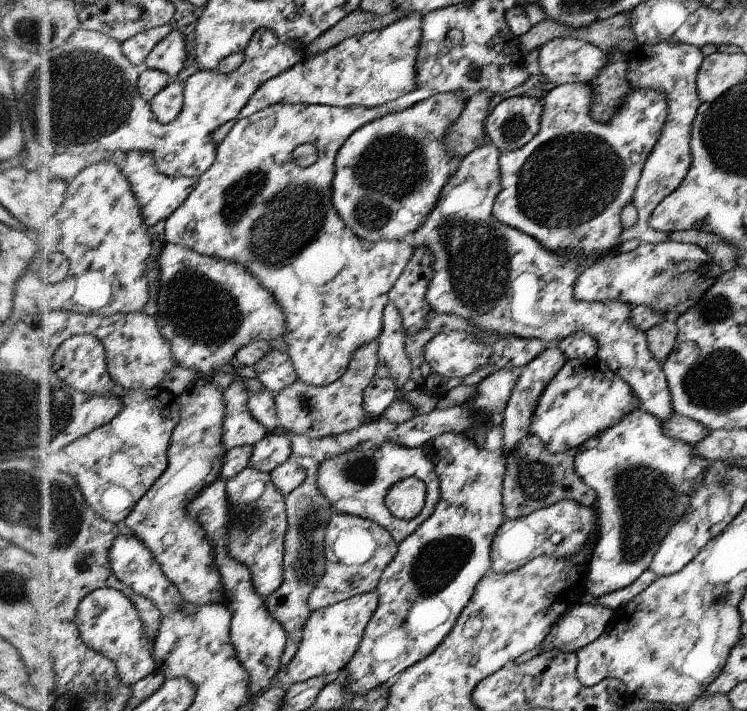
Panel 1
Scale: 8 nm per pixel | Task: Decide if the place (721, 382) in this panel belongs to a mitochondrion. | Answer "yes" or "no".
yes

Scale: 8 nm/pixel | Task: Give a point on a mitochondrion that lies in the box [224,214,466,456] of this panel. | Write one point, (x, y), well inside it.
(304, 402)

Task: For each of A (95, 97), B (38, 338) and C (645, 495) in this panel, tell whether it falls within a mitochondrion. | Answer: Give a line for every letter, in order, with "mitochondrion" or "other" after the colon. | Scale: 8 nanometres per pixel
A: mitochondrion
B: other
C: mitochondrion

